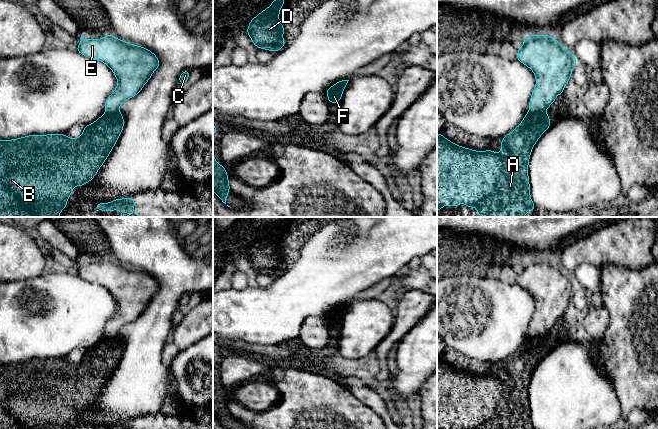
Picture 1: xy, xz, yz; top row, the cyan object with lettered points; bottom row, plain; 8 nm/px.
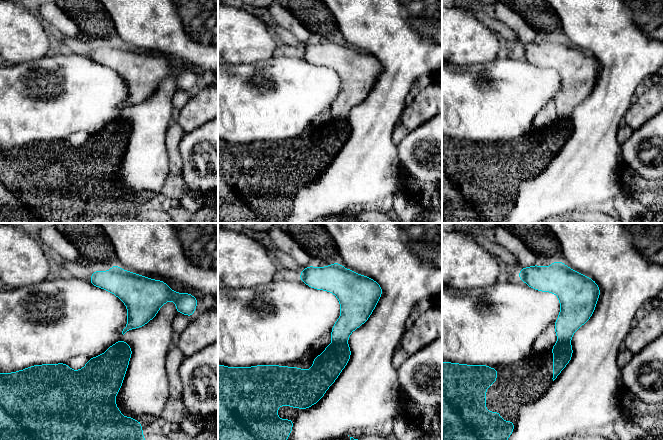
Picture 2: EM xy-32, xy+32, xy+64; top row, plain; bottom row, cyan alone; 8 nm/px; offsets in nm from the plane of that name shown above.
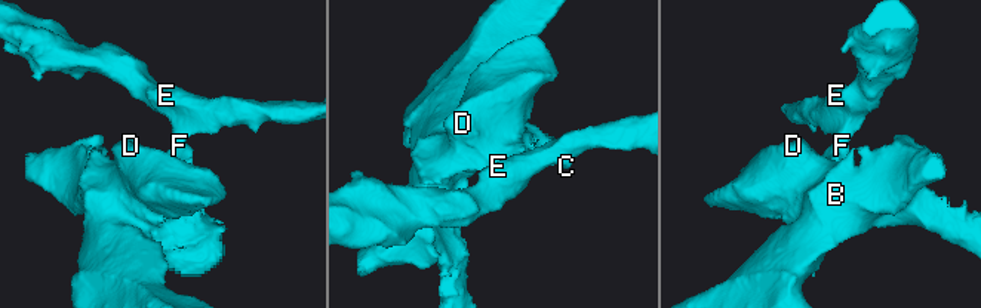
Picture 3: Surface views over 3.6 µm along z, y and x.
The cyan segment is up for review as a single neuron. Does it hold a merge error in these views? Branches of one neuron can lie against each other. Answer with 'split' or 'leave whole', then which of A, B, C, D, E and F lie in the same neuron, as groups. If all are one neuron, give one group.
split | A B D F / C E

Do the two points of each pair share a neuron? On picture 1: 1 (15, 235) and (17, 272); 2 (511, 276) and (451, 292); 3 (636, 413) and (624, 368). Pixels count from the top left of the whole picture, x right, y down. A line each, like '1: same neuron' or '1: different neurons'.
1: same neuron
2: different neurons
3: different neurons

